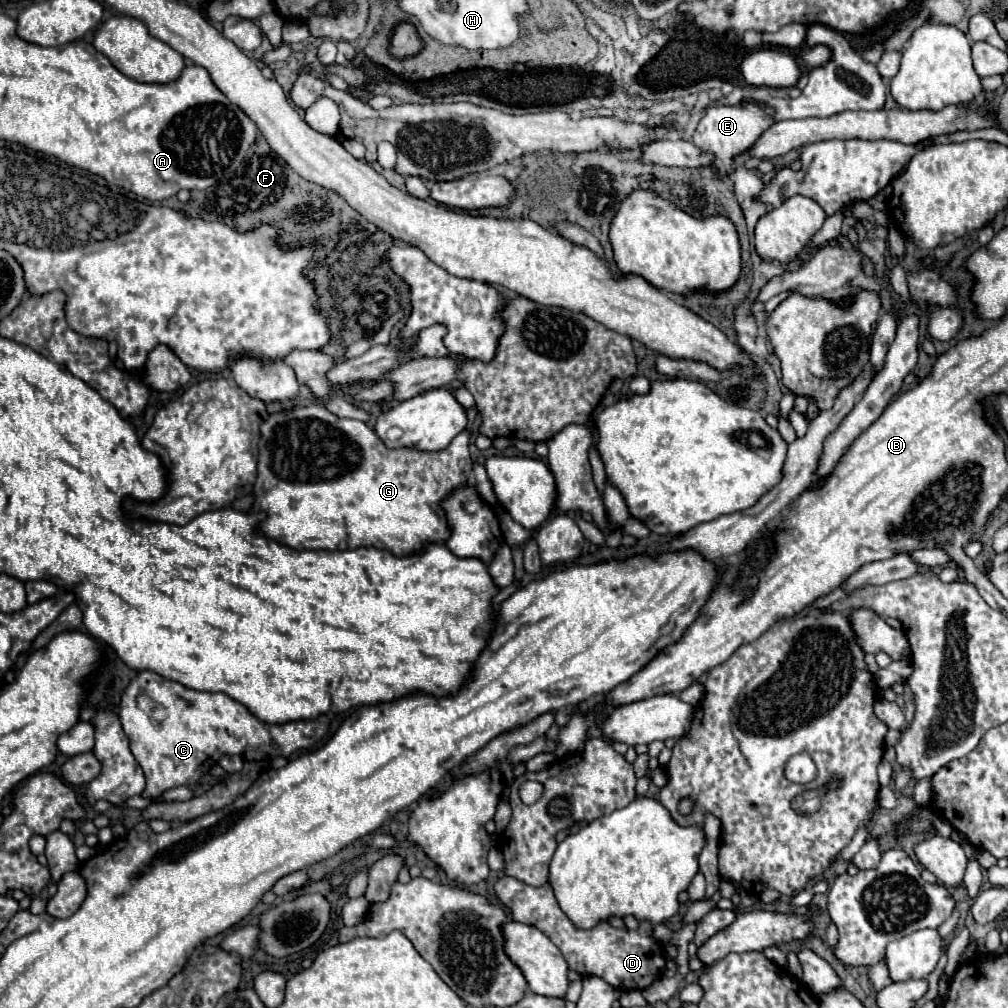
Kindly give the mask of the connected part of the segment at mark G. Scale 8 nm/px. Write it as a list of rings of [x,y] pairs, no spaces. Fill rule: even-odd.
[[[323,405],[293,407],[273,413],[261,425],[259,475],[255,481],[257,503],[253,511],[265,509],[267,519],[259,529],[273,541],[291,549],[387,549],[395,557],[423,553],[427,543],[445,543],[451,535],[441,503],[457,487],[473,483],[473,461],[469,457],[469,433],[459,433],[447,449],[425,453],[415,449],[389,449],[375,431],[357,419],[341,419]]]

